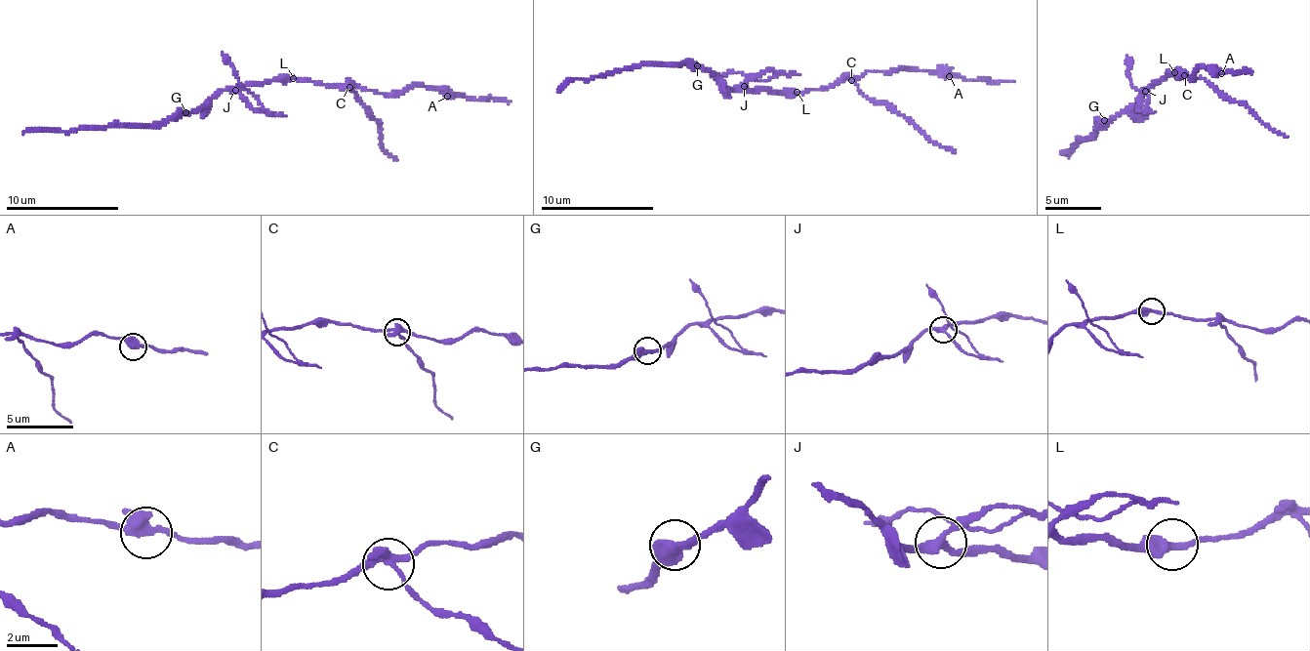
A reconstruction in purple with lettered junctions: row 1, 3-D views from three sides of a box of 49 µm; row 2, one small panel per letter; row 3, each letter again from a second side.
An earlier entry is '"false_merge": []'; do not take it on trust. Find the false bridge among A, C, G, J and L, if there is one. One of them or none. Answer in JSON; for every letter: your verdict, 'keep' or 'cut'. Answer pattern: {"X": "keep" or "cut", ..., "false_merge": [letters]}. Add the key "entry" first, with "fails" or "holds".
{"entry": "fails", "A": "keep", "C": "cut", "G": "keep", "J": "keep", "L": "keep", "false_merge": ["C"]}

